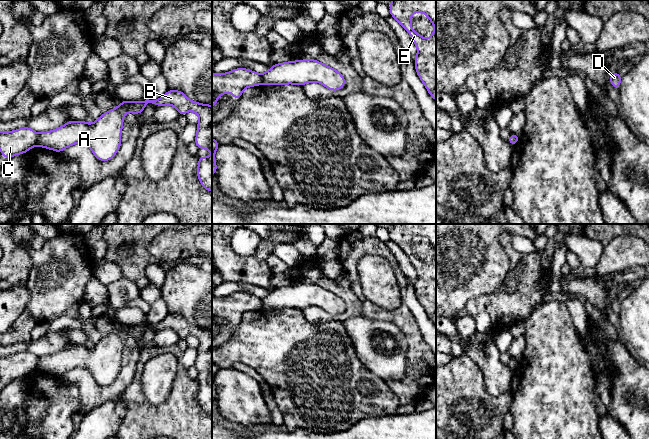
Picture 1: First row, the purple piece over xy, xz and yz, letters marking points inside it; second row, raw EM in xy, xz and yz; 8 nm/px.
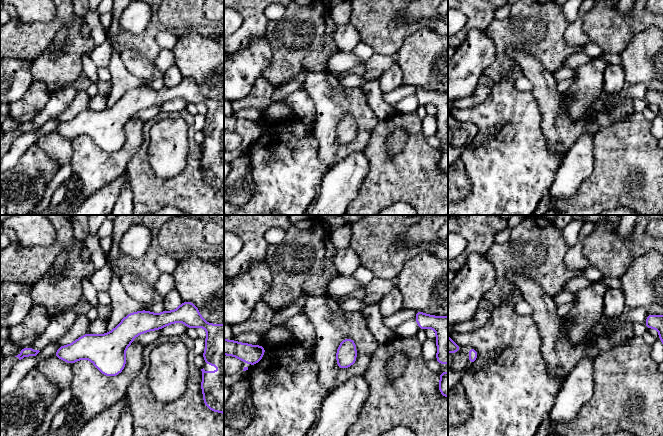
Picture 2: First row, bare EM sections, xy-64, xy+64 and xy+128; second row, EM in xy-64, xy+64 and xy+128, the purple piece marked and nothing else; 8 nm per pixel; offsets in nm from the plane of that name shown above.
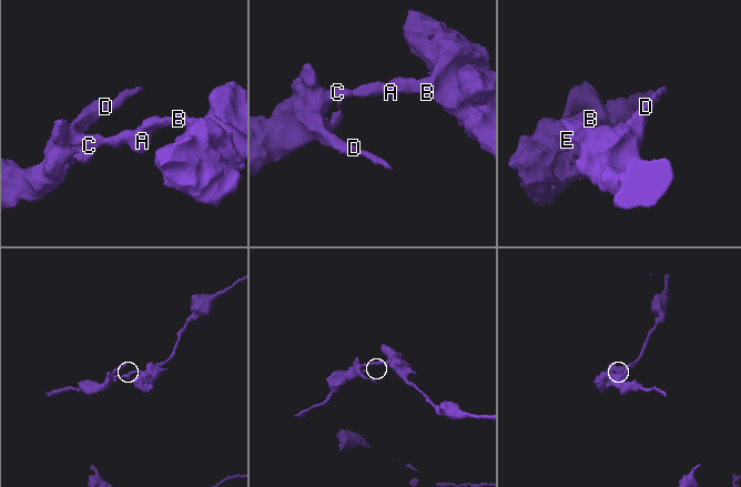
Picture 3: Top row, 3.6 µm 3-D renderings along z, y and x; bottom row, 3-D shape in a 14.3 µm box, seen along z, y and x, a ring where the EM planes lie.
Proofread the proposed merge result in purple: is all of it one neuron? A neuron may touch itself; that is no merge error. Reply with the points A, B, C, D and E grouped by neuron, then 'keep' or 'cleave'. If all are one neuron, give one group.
A B E / C D; cleave

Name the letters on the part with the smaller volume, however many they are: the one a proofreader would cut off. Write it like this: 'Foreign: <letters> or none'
Foreign: C, D

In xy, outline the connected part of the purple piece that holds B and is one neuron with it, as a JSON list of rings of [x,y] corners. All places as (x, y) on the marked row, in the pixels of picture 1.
[[[170,89],[157,100],[122,100],[118,107],[105,112],[92,124],[84,120],[69,120],[57,129],[39,134],[37,146],[61,153],[67,147],[81,143],[87,145],[98,160],[109,161],[121,146],[120,136],[125,114],[132,112],[139,115],[148,103],[158,107],[173,105],[179,115],[194,111],[199,116],[194,142],[198,149],[209,149],[212,154],[212,105],[191,101],[183,92]]]

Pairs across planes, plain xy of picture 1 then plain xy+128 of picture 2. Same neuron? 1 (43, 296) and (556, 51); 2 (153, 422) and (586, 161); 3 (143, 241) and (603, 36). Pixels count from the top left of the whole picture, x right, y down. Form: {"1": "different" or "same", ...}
{"1": "same", "2": "different", "3": "same"}

